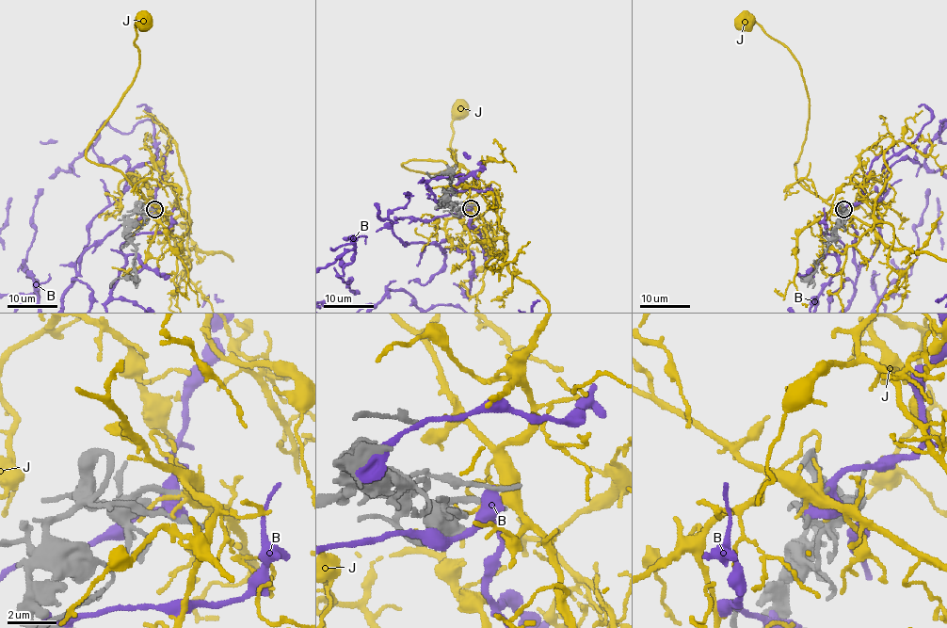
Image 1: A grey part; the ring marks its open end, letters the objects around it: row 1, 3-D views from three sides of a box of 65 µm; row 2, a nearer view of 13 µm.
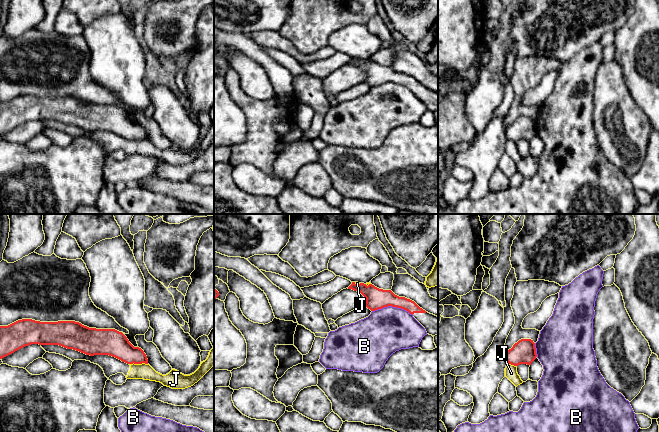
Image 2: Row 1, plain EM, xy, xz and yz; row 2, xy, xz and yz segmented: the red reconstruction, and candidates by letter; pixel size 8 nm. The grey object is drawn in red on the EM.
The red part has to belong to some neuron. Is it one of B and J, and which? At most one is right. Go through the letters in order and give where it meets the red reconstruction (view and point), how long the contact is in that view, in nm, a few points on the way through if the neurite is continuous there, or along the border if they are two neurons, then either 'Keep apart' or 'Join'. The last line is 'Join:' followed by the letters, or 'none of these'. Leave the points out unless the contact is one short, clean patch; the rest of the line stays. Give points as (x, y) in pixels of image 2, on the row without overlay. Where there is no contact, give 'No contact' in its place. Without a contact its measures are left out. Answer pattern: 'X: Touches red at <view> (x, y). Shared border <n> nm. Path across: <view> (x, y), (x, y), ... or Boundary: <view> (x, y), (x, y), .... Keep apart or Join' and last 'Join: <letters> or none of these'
B: Touches red at xz (392, 82). Shared border 340 nm. Keep apart
J: Touches red at xy (138, 139). Shared border 150 nm. Boundary: xy (147, 139), (129, 140). Keep apart
Join: none of these

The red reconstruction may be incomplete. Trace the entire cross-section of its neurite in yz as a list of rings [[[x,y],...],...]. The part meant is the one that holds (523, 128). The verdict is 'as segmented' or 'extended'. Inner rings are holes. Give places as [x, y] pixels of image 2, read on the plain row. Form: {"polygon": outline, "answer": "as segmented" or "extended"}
{"polygon": [[[521,115],[506,129],[507,139],[518,142],[520,140],[531,141],[536,135],[535,119],[531,115]]], "answer": "as segmented"}

